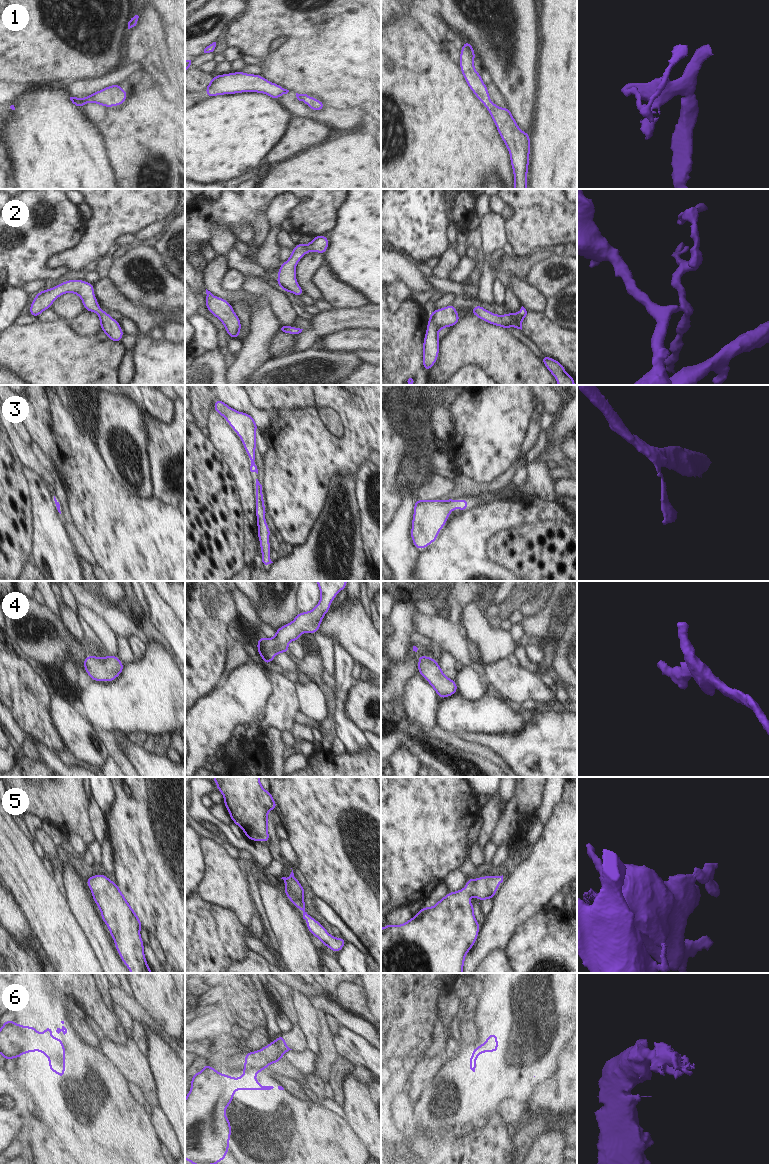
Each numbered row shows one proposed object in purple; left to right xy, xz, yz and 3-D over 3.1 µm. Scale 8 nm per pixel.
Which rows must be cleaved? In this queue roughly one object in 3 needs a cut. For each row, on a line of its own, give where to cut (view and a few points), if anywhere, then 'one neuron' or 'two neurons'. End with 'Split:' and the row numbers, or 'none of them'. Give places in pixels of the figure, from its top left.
1: no cut | one neuron
2: no cut | one neuron
3: no cut | one neuron
4: no cut | one neuron
5: no cut | one neuron
6: no cut | one neuron
Split: none of them

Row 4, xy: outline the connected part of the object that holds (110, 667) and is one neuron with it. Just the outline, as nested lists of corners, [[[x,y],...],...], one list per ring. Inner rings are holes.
[[[89,655],[83,660],[84,669],[92,681],[114,681],[123,671],[124,664],[116,655],[104,658]]]

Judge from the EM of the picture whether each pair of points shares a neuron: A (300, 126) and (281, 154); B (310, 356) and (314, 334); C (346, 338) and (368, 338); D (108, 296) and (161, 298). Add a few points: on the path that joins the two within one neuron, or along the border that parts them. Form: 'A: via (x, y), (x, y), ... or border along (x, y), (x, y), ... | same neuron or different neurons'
A: via (300, 133), (287, 147) | same neuron
B: border along (313, 346), (290, 354) | different neurons
C: via (351, 338), (363, 338) | same neuron
D: border along (110, 280), (132, 302), (147, 308) | different neurons

